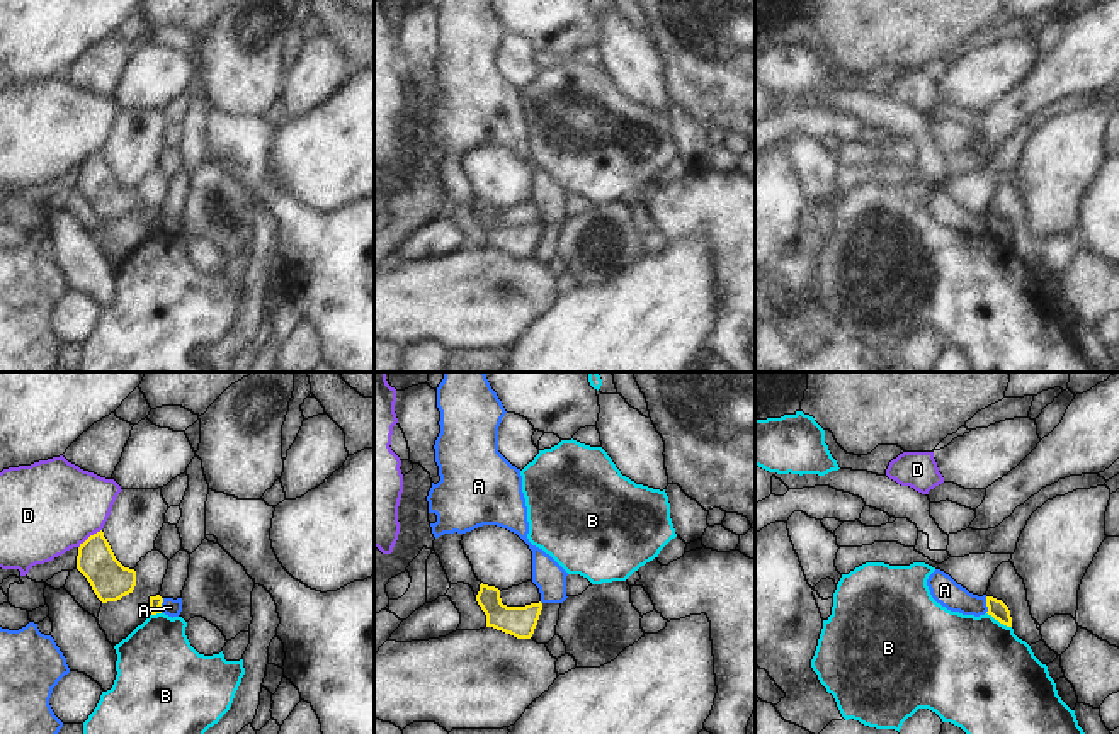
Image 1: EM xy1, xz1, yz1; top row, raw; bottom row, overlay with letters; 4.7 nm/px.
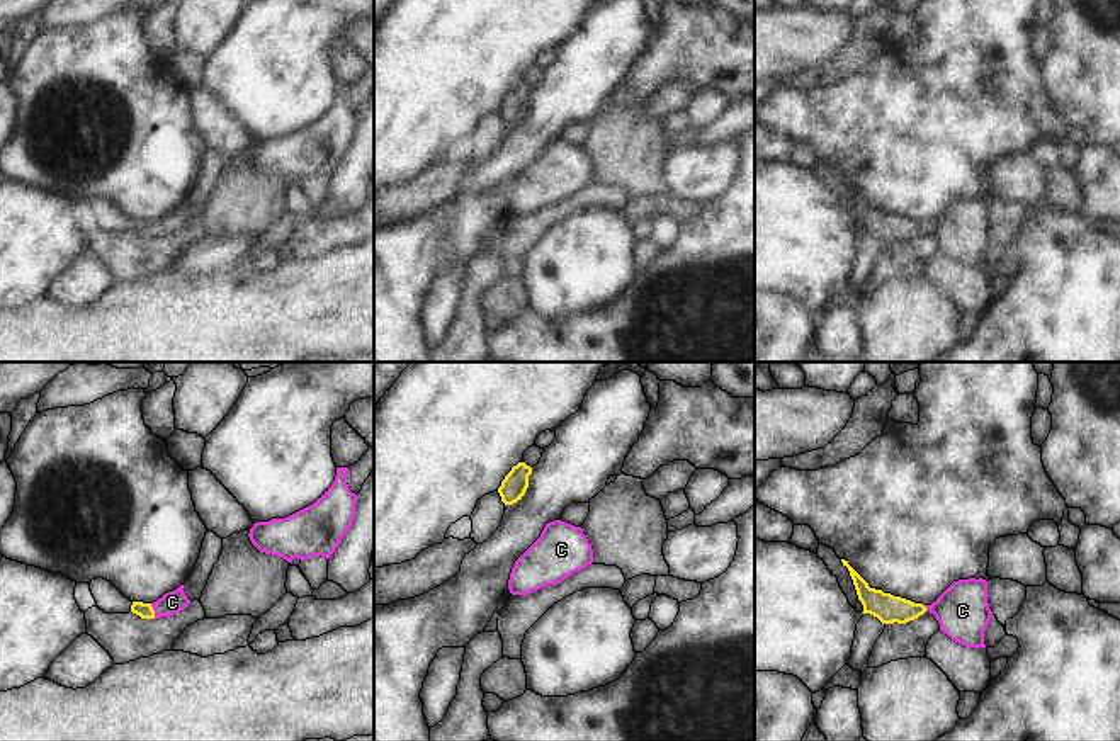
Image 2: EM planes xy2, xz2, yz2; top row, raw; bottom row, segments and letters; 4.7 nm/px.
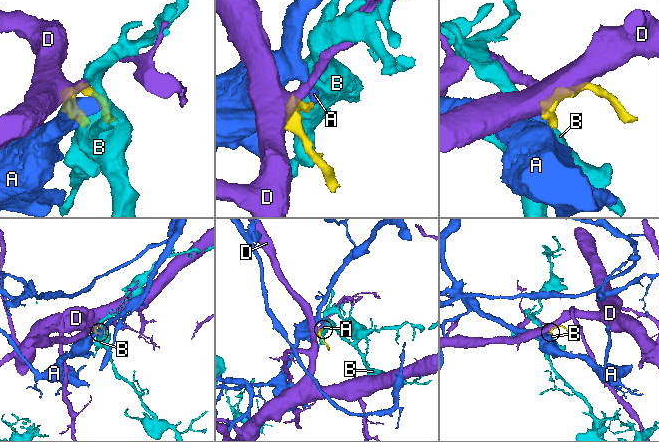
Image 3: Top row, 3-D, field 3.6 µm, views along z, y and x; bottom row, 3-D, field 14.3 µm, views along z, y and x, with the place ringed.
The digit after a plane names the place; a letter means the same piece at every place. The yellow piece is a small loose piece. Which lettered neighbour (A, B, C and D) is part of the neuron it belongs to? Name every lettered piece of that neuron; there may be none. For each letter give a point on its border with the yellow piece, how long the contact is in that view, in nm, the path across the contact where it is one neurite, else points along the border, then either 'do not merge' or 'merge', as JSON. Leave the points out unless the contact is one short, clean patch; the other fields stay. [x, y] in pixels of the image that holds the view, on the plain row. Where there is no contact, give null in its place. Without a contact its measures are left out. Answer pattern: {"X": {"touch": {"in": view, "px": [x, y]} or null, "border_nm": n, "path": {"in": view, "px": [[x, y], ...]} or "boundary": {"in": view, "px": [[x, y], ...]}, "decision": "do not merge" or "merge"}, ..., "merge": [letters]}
{"A": {"touch": {"in": "yz1", "px": [987, 225]}, "border_nm": 80, "boundary": {"in": "yz1", "px": [[985, 216], [987, 231]]}, "decision": "do not merge"}, "B": {"touch": {"in": "yz1", "px": [999, 240]}, "border_nm": 140, "boundary": {"in": "yz1", "px": [[987, 231], [1011, 247]]}, "decision": "do not merge"}, "C": {"touch": {"in": "xy2", "px": [153, 230]}, "border_nm": 80, "path": {"in": "xy2", "px": [[145, 230], [153, 230], [172, 221]]}, "decision": "merge"}, "D": {"touch": {"in": "xy1", "px": [89, 157]}, "border_nm": 140, "decision": "do not merge"}, "merge": ["C"]}

